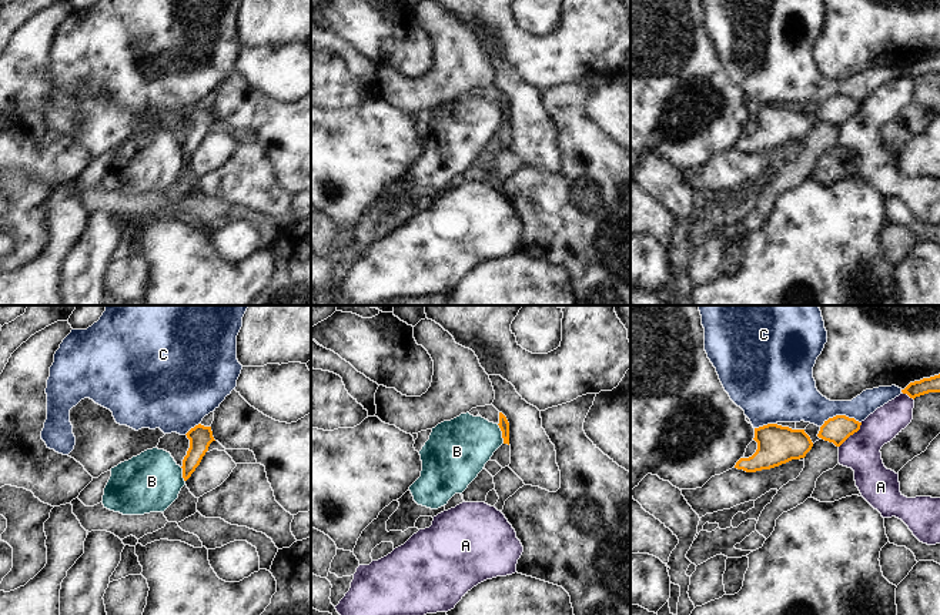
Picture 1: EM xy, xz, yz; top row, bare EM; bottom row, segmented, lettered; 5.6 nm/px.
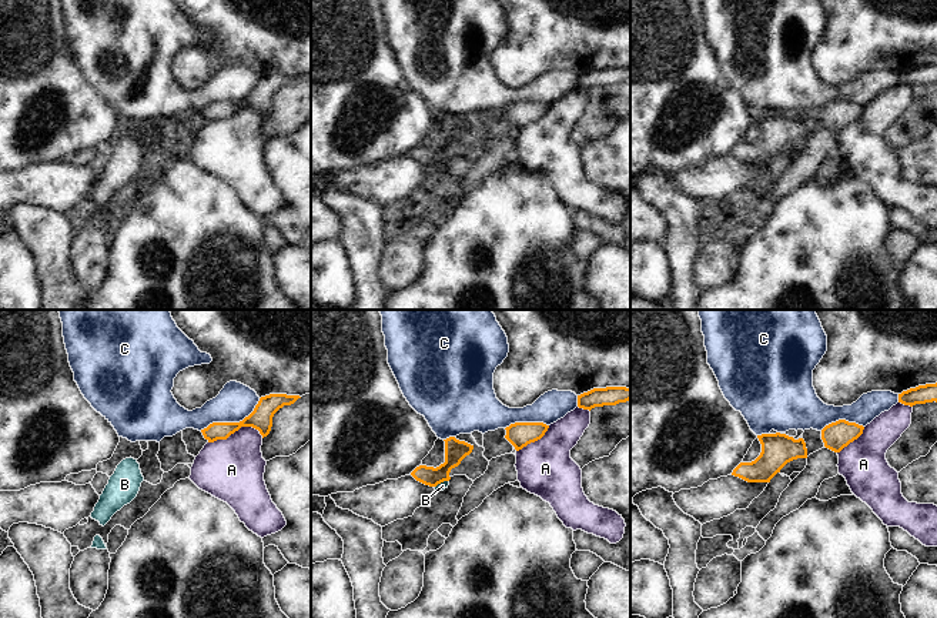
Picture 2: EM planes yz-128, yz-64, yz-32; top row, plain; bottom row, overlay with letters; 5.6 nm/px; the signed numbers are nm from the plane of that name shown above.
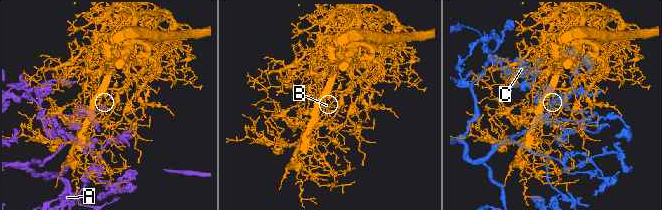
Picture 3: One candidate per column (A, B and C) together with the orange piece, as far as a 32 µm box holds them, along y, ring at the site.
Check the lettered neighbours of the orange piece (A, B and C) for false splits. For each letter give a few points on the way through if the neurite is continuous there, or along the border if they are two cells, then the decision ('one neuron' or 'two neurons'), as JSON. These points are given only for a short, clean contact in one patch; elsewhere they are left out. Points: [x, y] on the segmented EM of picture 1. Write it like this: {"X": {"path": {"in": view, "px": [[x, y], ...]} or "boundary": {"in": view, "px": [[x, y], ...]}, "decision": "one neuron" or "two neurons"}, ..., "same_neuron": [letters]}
{"A": {"decision": "two neurons"}, "B": {"boundary": {"in": "xz", "px": [[497, 424], [504, 443]]}, "decision": "two neurons"}, "C": {"decision": "two neurons"}, "same_neuron": []}

